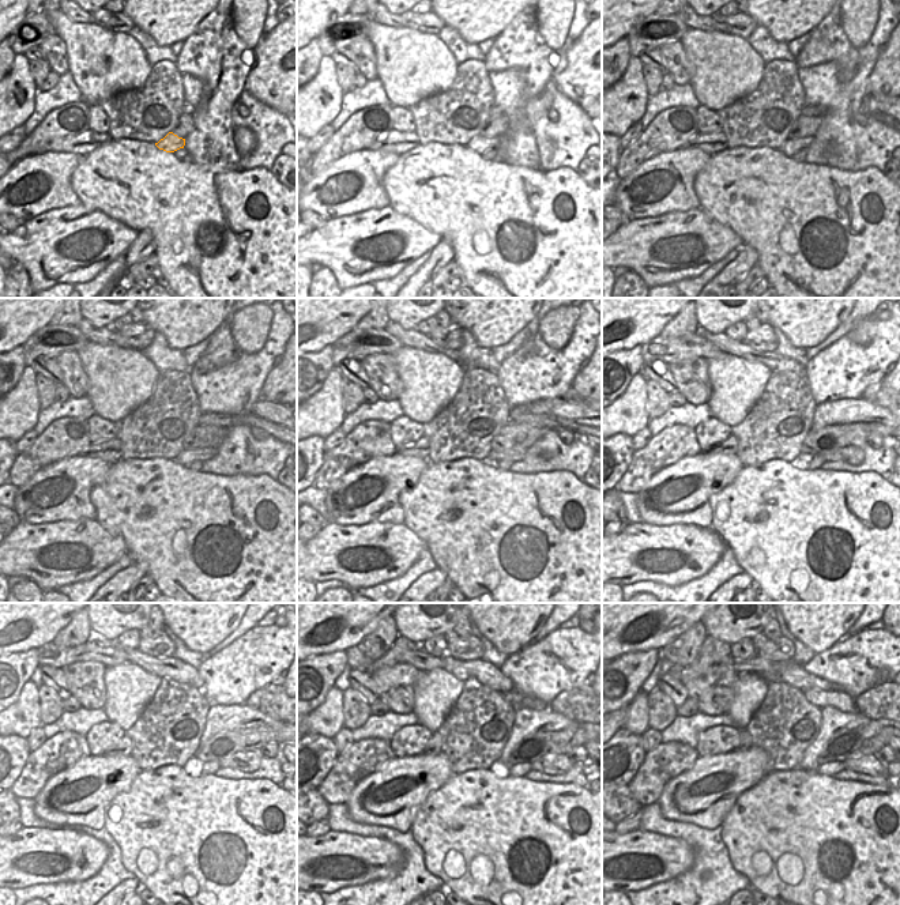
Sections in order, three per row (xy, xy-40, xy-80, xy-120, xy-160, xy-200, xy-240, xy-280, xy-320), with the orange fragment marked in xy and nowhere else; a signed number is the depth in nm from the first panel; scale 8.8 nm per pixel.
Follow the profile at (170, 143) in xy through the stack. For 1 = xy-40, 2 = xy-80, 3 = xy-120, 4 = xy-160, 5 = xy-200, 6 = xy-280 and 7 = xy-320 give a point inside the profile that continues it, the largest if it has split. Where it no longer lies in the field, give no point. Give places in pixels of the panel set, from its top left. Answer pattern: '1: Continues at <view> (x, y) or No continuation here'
1: Continues at xy-40 (479, 144)
2: Continues at xy-80 (791, 146)
3: Continues at xy-120 (188, 456)
4: Continues at xy-160 (512, 455)
5: Continues at xy-200 (850, 455)
6: Continues at xy-280 (552, 764)
7: Continues at xy-320 (869, 765).

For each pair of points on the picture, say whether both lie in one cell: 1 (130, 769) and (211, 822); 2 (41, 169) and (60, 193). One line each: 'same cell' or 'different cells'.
1: different cells
2: same cell

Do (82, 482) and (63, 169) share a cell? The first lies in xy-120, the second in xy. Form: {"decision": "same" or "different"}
{"decision": "same"}

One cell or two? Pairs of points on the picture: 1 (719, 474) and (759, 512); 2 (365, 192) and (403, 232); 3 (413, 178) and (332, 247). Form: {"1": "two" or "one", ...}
{"1": "two", "2": "two", "3": "two"}

